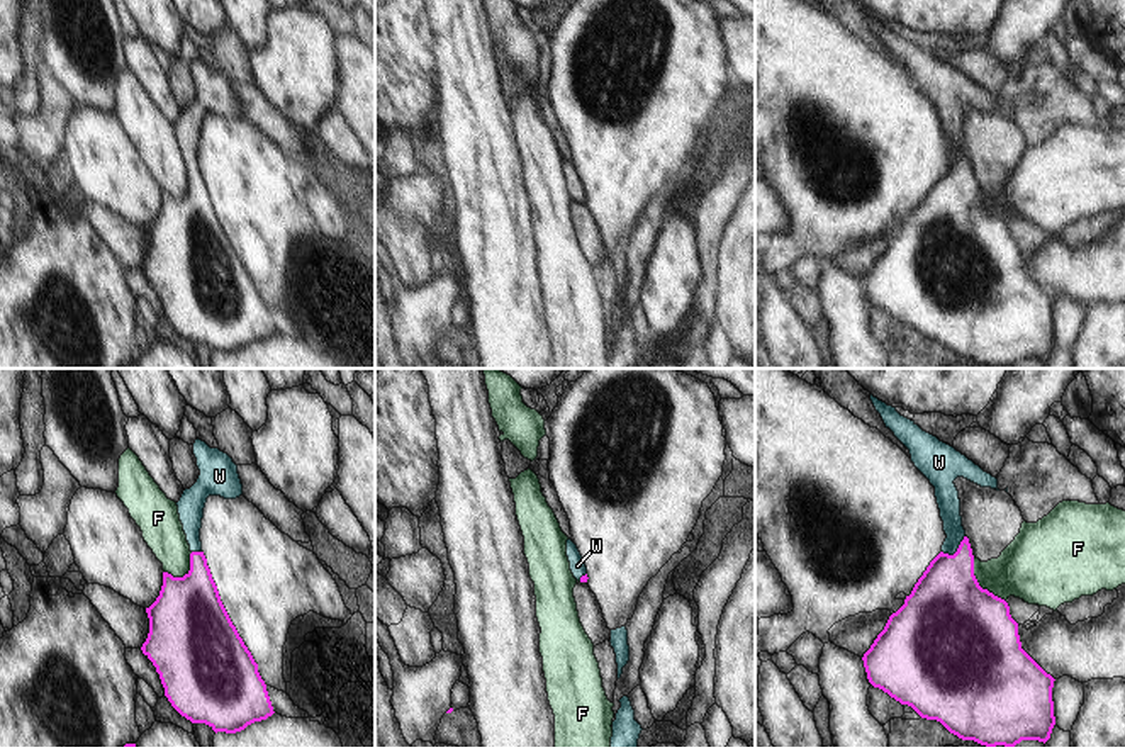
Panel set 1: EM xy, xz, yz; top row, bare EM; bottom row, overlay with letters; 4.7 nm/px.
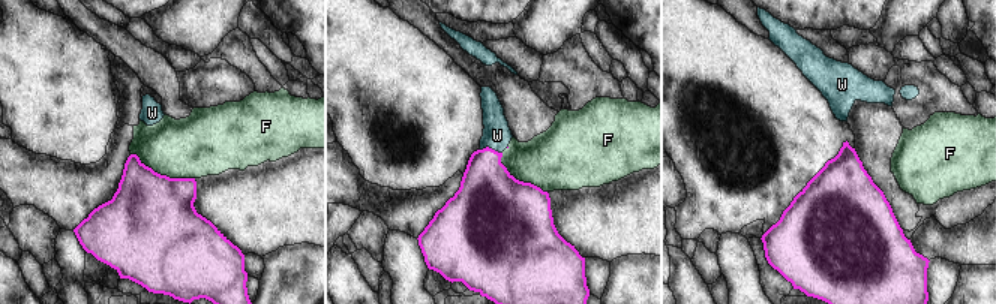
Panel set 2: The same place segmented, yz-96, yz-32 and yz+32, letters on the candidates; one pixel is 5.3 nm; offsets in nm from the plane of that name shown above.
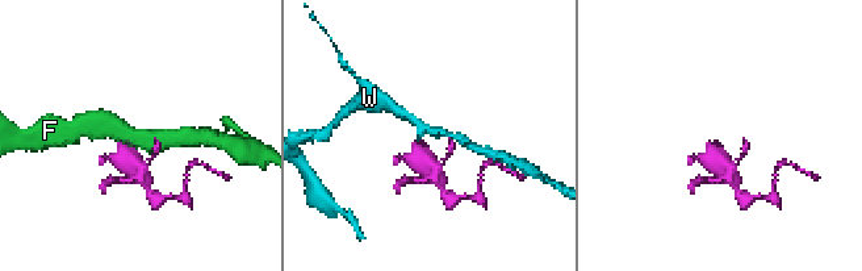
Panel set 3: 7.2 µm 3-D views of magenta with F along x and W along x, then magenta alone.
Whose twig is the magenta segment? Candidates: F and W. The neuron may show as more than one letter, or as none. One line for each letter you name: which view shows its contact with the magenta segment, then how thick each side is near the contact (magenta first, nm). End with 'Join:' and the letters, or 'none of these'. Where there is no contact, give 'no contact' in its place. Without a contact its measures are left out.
W: contact in yz; calibres 340 and 110 nm
Join: W

